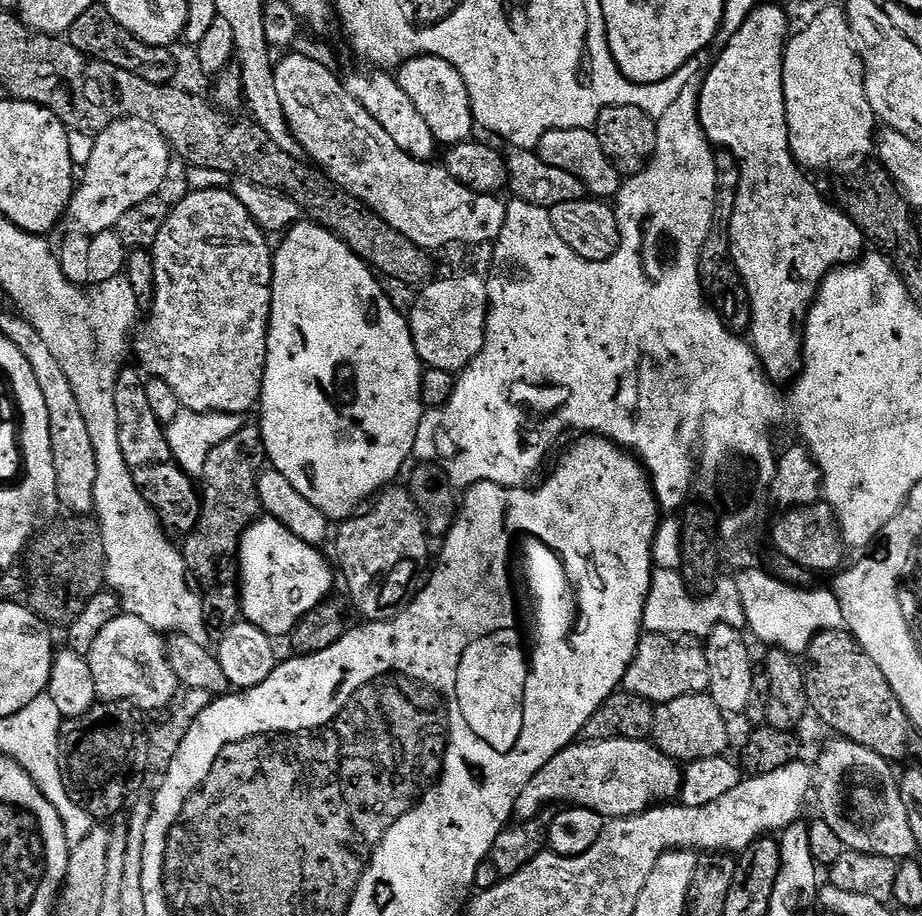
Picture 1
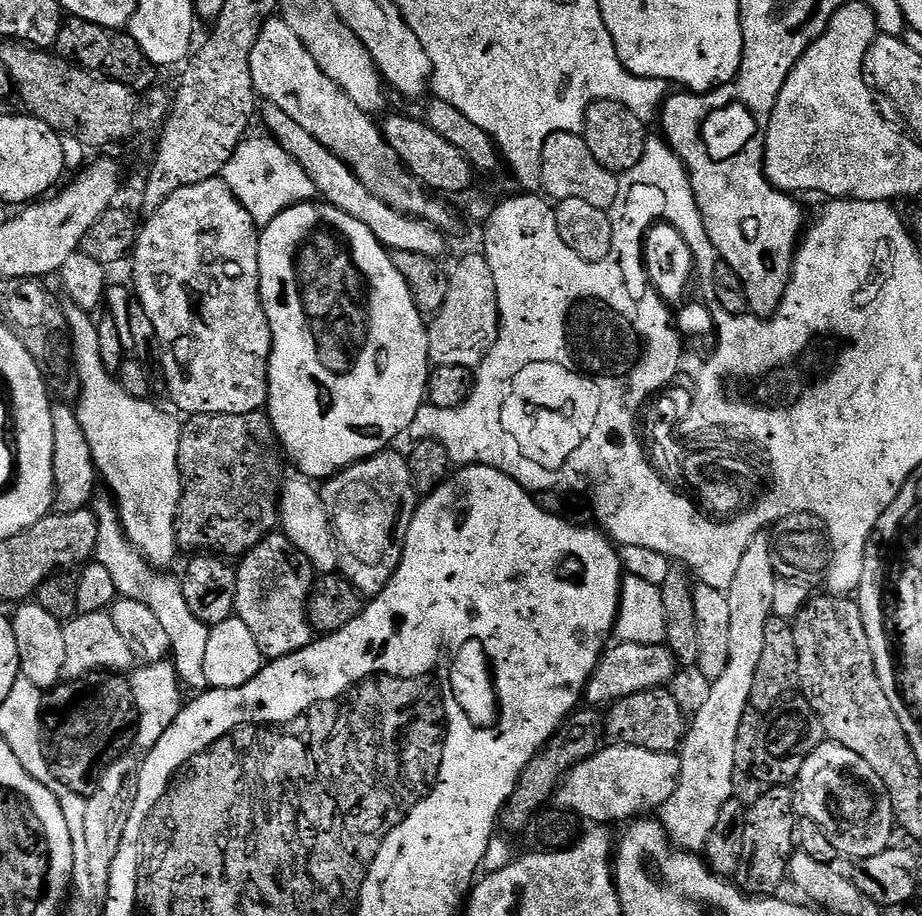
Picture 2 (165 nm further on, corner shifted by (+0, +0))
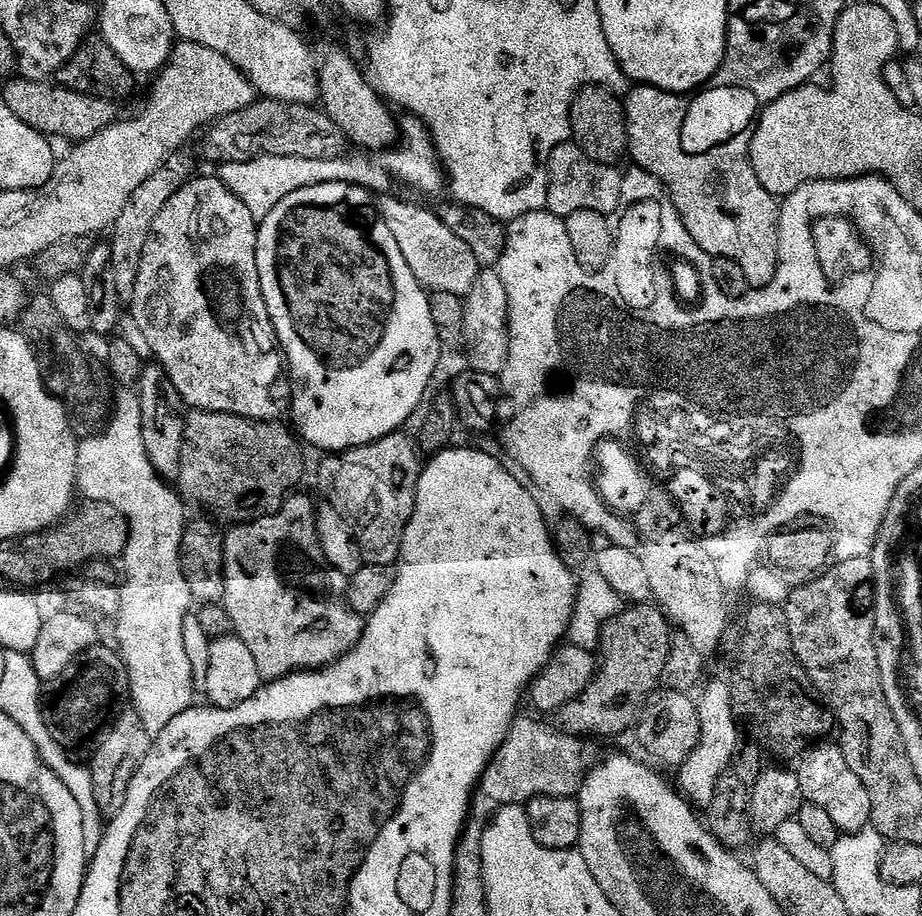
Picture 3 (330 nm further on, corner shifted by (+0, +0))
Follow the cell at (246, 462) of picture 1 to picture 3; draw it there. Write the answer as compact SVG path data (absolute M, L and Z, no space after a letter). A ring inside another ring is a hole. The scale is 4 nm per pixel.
M189 411L184 416L180 472L175 479L179 495L189 505L205 508L213 521L229 520L232 526L275 512L304 472L301 441L287 423L280 423L279 419L247 420L225 412Z

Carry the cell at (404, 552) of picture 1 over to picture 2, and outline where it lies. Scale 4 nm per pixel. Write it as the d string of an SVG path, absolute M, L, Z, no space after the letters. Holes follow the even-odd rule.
M385 450L368 460L352 464L322 484L322 495L325 504L330 506L336 549L340 555L339 575L344 576L364 598L377 596L398 570L406 534L410 530L418 503L416 483L407 459L392 451L396 450Z

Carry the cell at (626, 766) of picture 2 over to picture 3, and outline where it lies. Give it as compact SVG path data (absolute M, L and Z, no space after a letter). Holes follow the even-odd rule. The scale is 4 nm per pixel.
M523 718L513 720L507 736L484 770L482 788L484 784L485 798L493 800L496 806L524 806L539 796L575 797L582 783L582 768L580 772L580 756L576 753L576 744L578 744L577 737L566 736L563 732L556 731L551 723L539 724L536 720L523 720Z

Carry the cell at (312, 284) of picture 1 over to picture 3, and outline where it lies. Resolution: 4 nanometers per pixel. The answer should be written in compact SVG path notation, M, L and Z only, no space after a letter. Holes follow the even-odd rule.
M326 182L294 190L294 194L286 194L286 198L282 198L282 202L278 202L278 206L274 206L274 210L270 210L270 214L259 221L256 230L256 269L262 298L276 331L276 342L286 361L287 375L288 372L292 375L291 423L303 443L321 448L324 454L339 454L349 448L361 448L363 444L381 440L383 436L399 433L403 429L400 427L415 414L416 407L423 402L428 392L428 383L436 372L442 345L438 330L434 330L434 318L430 318L429 293L414 278L410 266L406 266L406 258L402 258L402 250L398 250L398 242L394 242L394 234L390 234L390 226L386 226L380 217L373 193L359 184Z

